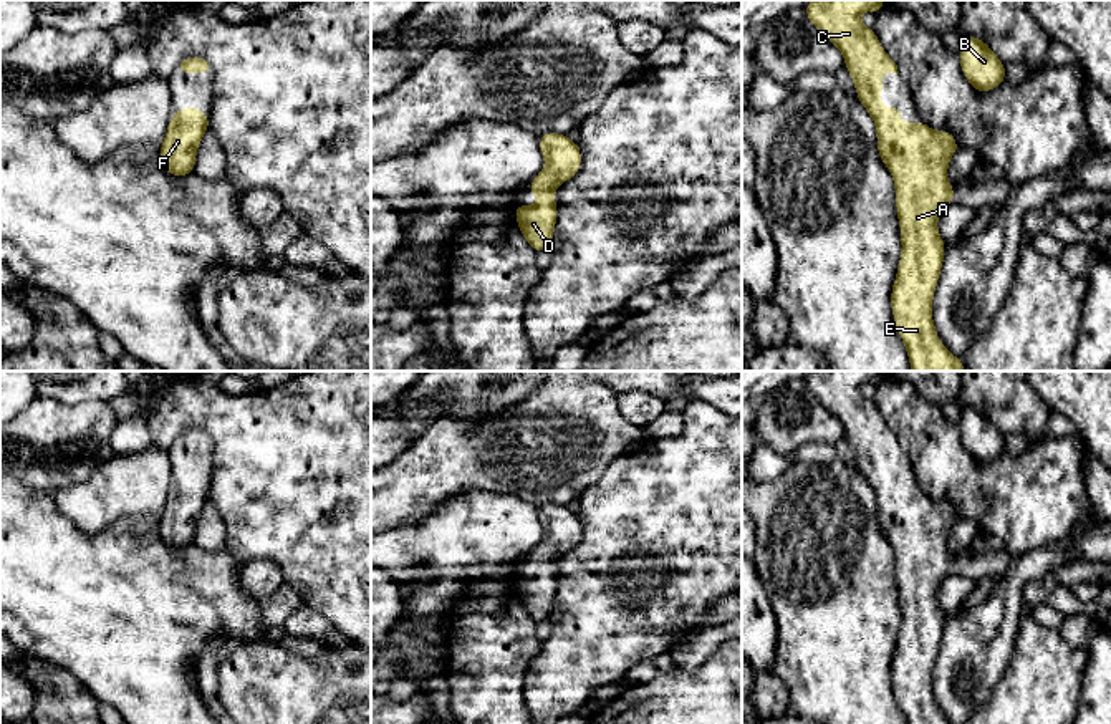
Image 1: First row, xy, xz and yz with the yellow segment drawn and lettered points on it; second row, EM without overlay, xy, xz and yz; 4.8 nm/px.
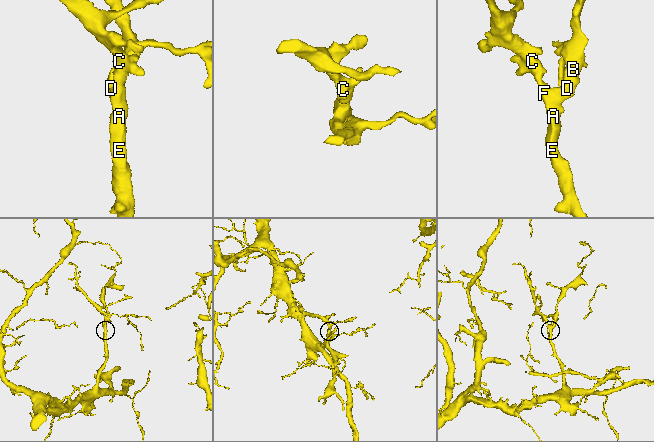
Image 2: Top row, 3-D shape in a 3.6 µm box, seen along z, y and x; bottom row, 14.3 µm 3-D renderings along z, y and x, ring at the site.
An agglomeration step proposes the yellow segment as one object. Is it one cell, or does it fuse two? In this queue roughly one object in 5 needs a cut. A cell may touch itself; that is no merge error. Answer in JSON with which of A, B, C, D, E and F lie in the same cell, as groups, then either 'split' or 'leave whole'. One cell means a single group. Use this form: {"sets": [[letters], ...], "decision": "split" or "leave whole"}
{"sets": [["A", "B", "C", "D", "E", "F"]], "decision": "leave whole"}

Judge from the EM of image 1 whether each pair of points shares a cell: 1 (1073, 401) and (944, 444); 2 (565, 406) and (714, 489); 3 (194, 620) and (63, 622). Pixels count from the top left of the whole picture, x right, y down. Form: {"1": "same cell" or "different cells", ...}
{"1": "different cells", "2": "different cells", "3": "same cell"}

